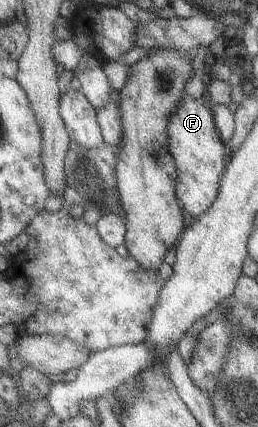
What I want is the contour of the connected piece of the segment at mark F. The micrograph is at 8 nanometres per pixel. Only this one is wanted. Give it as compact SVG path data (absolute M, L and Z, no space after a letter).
M185 94L171 114L167 131L168 146L177 166L177 199L189 221L196 220L219 198L223 174L227 170L226 162L224 162L226 144L216 126L210 100L207 97L196 100Z

